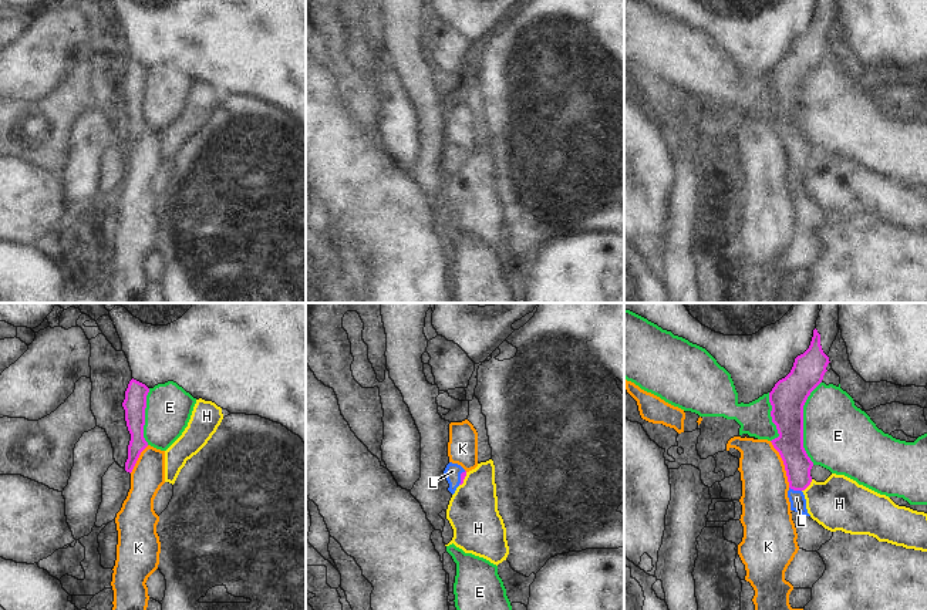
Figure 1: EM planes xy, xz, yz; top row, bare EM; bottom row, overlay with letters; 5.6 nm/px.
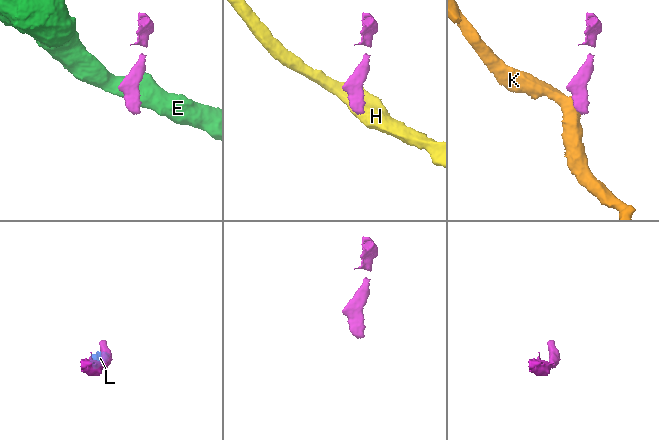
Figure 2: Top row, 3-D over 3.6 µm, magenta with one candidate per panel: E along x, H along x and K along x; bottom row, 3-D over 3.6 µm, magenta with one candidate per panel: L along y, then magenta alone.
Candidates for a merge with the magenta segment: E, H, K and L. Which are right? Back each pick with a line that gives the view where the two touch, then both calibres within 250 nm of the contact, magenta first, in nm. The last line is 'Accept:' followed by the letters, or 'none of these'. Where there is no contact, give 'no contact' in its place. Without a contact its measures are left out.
L: contact in yz; calibres 150 and 90 nm
Accept: L

